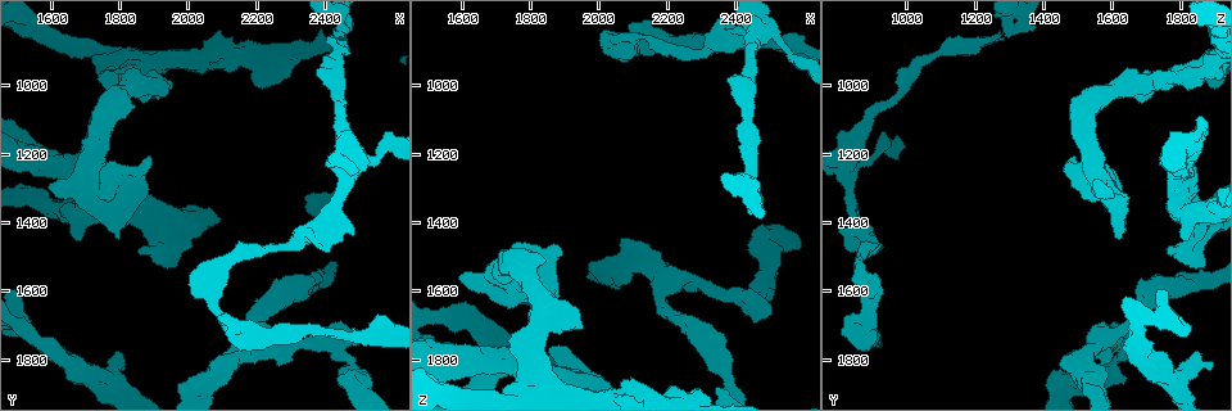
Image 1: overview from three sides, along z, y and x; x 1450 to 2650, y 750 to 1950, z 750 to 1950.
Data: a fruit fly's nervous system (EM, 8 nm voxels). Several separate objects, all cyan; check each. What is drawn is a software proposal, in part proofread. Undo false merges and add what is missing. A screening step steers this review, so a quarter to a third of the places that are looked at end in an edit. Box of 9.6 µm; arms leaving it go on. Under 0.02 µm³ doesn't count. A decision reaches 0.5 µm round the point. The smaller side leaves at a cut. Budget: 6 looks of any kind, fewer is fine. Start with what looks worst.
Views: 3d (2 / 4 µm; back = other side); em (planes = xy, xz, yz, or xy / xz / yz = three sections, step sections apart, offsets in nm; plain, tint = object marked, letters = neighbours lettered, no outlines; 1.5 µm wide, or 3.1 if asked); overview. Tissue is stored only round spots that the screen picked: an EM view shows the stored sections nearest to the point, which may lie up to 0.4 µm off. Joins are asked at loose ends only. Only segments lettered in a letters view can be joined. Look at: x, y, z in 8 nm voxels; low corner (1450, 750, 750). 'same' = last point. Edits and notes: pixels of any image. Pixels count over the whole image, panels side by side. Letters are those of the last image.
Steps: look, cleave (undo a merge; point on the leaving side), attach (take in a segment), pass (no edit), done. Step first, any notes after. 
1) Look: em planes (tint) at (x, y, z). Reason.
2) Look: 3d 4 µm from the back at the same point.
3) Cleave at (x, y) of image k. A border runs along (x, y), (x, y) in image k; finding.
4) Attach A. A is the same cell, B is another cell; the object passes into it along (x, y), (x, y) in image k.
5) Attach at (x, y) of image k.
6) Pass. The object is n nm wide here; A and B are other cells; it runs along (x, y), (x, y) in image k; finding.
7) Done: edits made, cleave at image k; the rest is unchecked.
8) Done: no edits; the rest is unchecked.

Look: em yz step 4 (letters) at (1590, 1290, 1560). An open end.

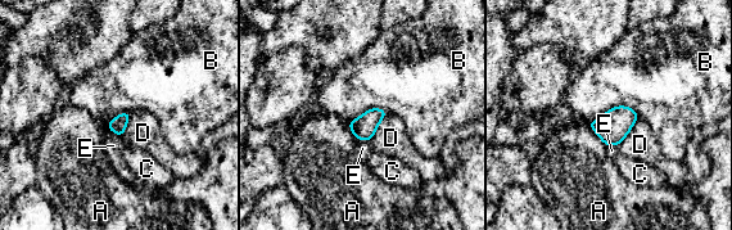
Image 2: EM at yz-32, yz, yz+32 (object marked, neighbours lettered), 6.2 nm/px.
Look: em planes (letters) at the same point.

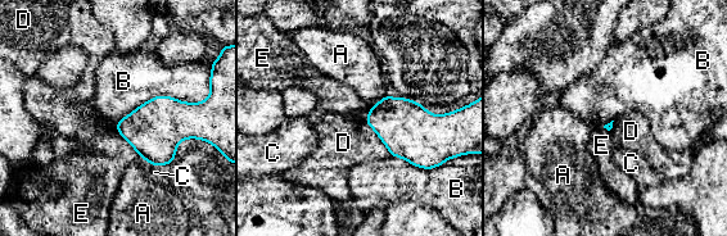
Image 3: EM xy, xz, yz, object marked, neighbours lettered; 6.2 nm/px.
Pass. A, B, C, D and E are other cells; a border runs along (201, 101), (157, 95), (116, 125) in image 3; none of them fits.

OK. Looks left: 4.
Look: em yz step 8 (letters) at (1800, 1810, 1900). Free end.

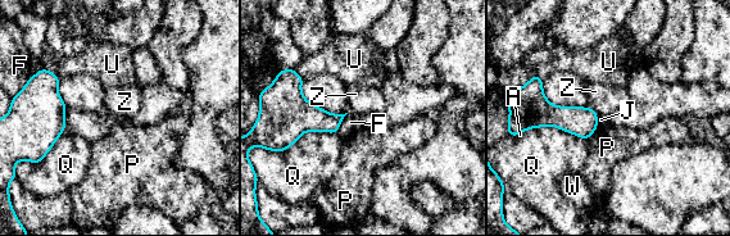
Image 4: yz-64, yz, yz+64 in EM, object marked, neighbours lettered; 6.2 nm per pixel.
Pass. A, F, J, P, Q, U, W and Z are other cells; it runs along (535, 81), (554, 116), (590, 130) in image 4; no lettered segment goes on from it.

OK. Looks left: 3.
Look: em planes (plain) at (1840, 940, 1890). Abrupt turn.

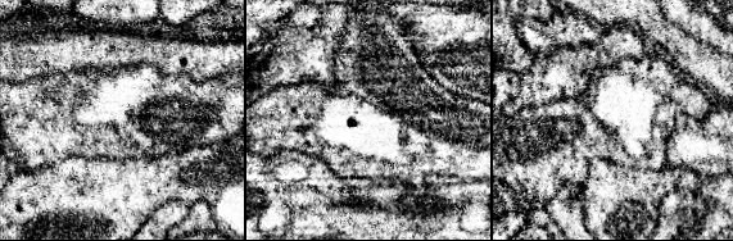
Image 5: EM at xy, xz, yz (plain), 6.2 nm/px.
Look: em planes (tint) at the same point.

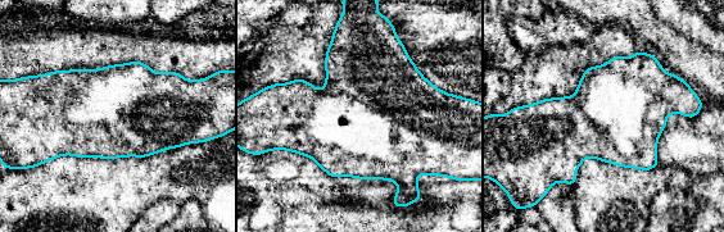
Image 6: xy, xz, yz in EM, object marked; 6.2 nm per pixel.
Look: em planes (letters) at the same point.

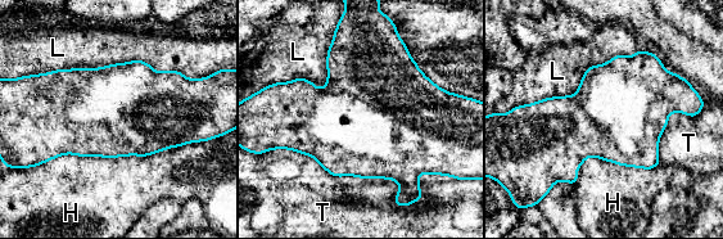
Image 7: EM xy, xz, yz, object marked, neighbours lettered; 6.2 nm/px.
Pass. H, L and T are other cells; a border runs along (211, 138), (48, 161) in image 7; continuous, no second neuron.

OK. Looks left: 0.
Done: no edits; the rest is unchecked.

